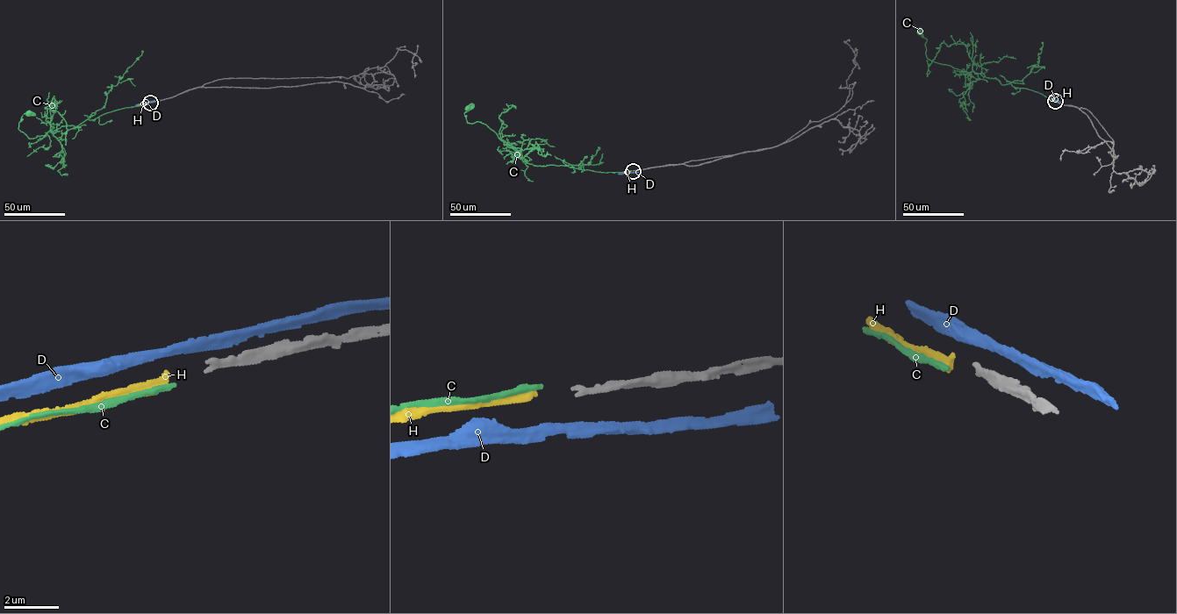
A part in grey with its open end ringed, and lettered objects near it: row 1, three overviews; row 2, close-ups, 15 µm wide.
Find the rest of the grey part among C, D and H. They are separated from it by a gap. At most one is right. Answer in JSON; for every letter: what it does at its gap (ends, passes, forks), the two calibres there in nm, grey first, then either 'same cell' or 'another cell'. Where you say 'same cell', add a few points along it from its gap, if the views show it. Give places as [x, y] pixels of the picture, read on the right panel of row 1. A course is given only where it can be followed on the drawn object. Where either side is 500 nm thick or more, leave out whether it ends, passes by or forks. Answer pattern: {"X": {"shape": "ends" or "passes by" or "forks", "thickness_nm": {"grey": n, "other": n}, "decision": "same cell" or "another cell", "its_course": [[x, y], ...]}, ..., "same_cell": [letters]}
{"C": {"shape": "ends", "thickness_nm": {"grey": 240, "other": 200}, "decision": "another cell"}, "D": {"shape": "passes by", "thickness_nm": {"grey": 240, "other": 340}, "decision": "another cell"}, "H": {"shape": "ends", "thickness_nm": {"grey": 240, "other": 280}, "decision": "another cell"}, "same_cell": []}

